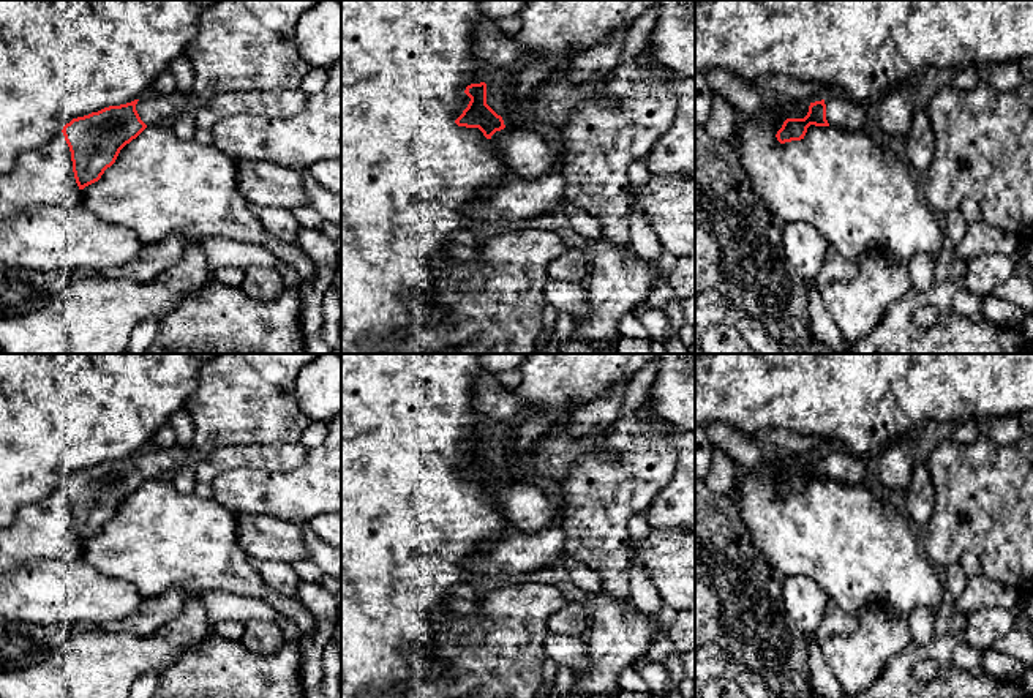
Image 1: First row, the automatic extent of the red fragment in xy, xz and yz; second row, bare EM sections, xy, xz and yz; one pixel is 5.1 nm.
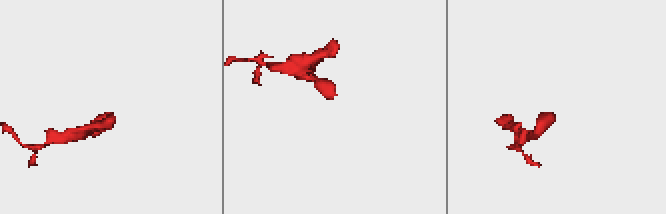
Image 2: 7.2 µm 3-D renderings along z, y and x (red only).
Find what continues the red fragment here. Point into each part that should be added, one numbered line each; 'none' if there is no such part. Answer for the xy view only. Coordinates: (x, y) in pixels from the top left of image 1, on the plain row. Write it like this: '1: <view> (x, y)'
1: xy (154, 463)

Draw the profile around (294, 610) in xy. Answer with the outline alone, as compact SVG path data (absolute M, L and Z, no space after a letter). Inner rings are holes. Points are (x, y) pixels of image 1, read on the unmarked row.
M160 477L147 480L120 504L115 516L98 535L81 543L81 557L106 578L131 583L144 600L152 600L169 589L185 589L191 594L229 591L267 602L278 614L289 617L302 636L313 633L314 616L300 600L291 600L267 586L256 562L237 542L237 527L237 513L215 497L183 494L169 477Z

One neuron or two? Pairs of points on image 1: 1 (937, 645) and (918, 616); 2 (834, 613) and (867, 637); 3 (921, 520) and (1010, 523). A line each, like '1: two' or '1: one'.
1: two
2: two
3: two

